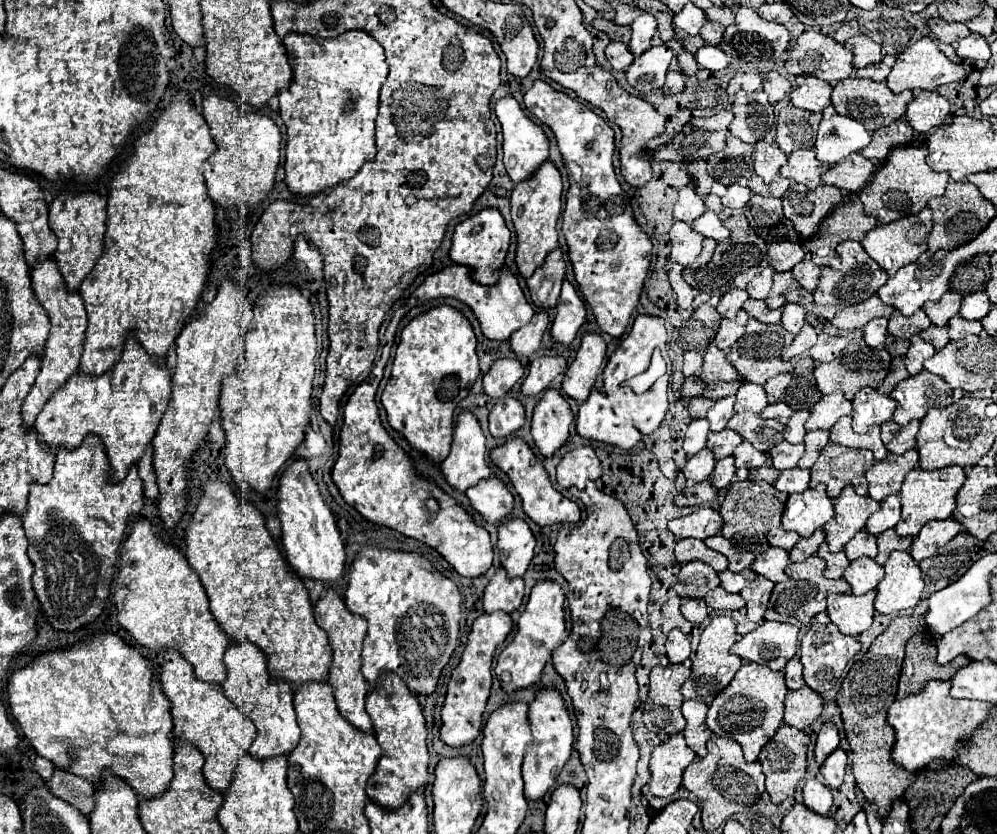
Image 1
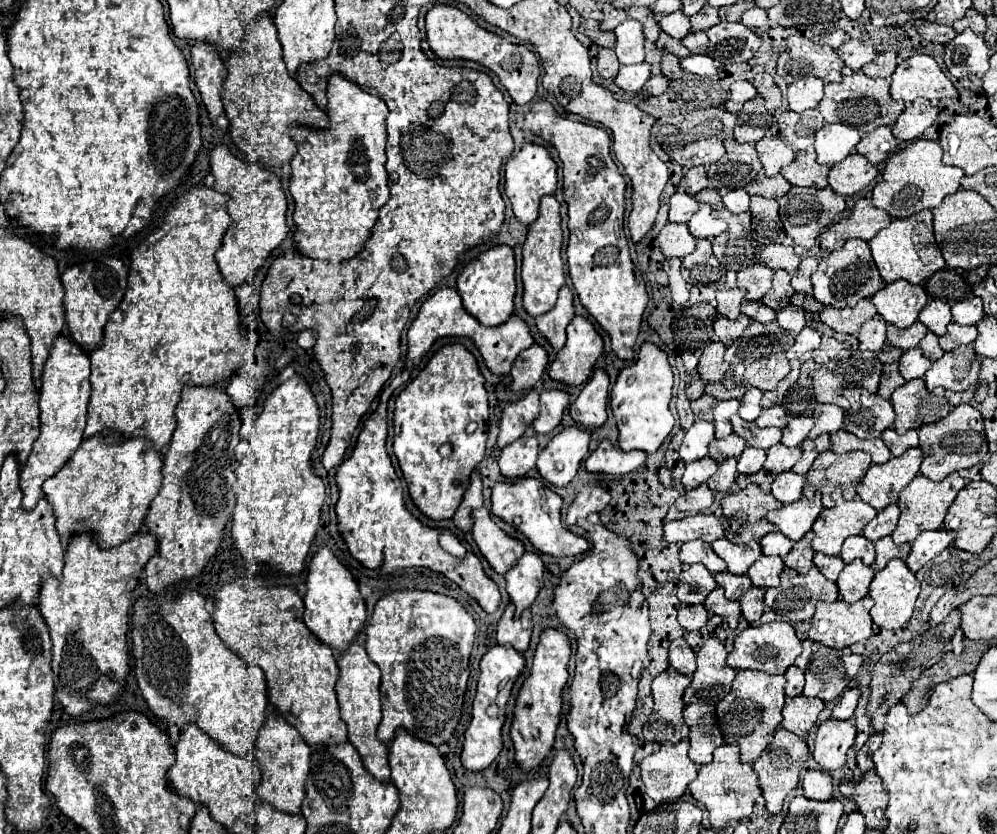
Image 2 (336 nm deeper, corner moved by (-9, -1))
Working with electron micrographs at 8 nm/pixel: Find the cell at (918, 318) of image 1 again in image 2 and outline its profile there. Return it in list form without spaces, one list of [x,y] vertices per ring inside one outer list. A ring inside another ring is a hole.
[[[916,321],[914,325],[906,327],[906,329],[896,329],[894,325],[888,325],[888,341],[894,345],[894,347],[900,347],[900,349],[912,349],[912,347],[918,347],[918,343],[922,341],[922,337],[928,333],[928,327],[920,321]]]

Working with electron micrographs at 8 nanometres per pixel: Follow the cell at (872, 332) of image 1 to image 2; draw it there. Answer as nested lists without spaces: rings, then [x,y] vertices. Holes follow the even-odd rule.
[[[882,317],[868,319],[860,327],[860,333],[858,333],[860,349],[862,351],[880,351],[886,341],[886,327],[888,327],[888,323]]]

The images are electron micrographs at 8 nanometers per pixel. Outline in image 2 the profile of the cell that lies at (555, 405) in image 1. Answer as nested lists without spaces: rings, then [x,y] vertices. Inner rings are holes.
[[[578,425],[564,427],[556,437],[550,439],[546,449],[540,451],[536,461],[540,475],[556,487],[568,485],[574,479],[580,461],[588,453],[588,443],[590,431],[580,429]]]

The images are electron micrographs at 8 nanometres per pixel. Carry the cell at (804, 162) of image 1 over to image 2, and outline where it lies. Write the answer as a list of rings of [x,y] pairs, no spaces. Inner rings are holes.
[[[798,153],[796,159],[788,167],[782,169],[782,175],[792,185],[824,189],[828,185],[828,181],[826,181],[828,171],[830,171],[828,165],[816,163],[814,153]]]

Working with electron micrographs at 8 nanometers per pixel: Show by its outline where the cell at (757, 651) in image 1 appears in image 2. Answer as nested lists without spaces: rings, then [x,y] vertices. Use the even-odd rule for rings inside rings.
[[[772,621],[760,627],[748,627],[744,629],[736,641],[734,641],[734,649],[730,651],[726,663],[732,669],[754,669],[754,671],[764,671],[764,673],[784,673],[794,661],[796,657],[802,653],[802,641],[796,637],[796,631],[790,623],[780,623],[780,621]]]

